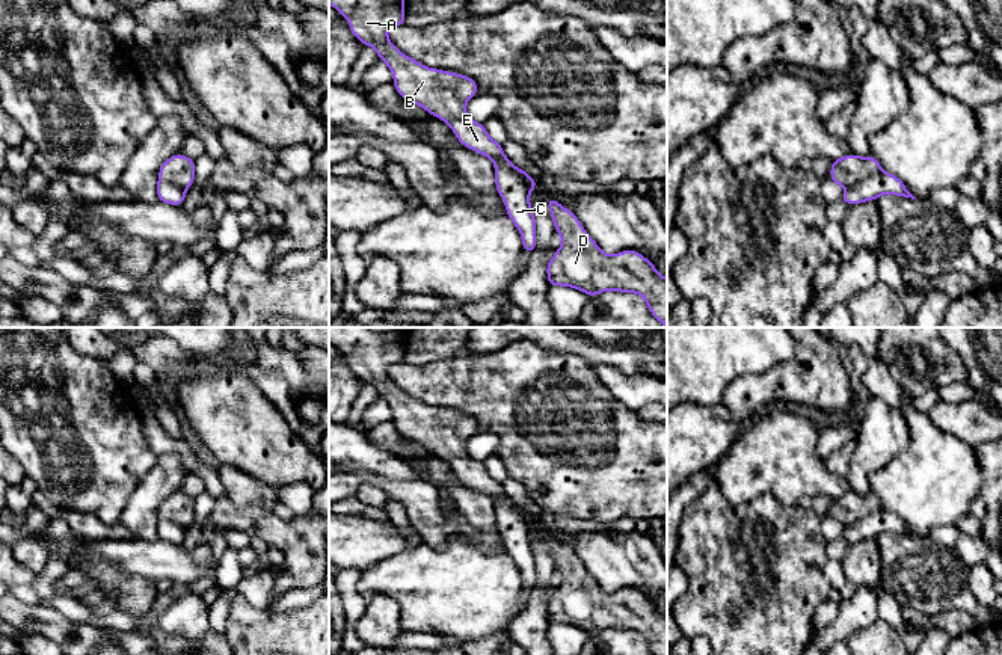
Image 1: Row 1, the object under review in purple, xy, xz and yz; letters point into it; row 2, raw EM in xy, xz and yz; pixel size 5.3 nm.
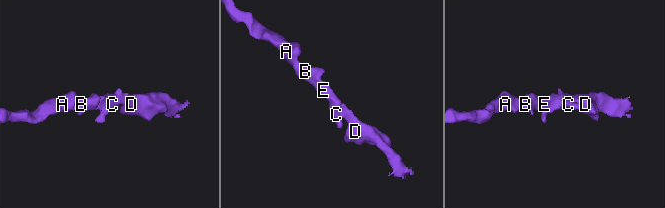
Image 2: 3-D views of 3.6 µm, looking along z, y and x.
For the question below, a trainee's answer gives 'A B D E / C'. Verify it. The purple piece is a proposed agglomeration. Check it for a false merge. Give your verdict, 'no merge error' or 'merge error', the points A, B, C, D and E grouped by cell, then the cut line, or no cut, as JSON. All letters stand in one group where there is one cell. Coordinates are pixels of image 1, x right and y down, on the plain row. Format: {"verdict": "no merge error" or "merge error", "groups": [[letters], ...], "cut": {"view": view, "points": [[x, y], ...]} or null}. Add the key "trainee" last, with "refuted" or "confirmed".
{"verdict": "merge error", "groups": [["A", "B", "D", "E"], ["C"]], "cut": {"view": "yz", "points": [[882, 507], [845, 525]]}, "trainee": "confirmed"}

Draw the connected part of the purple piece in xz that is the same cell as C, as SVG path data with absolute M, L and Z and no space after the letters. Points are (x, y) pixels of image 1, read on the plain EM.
M509 497L495 504L495 524L504 539L507 554L519 567L525 590L531 592L536 587L537 577L530 528Z

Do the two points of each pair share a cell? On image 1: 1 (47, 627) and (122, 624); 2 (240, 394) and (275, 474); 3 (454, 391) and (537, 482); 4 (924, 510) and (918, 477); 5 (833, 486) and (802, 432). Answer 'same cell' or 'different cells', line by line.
1: different cells
2: same cell
3: same cell
4: same cell
5: same cell

